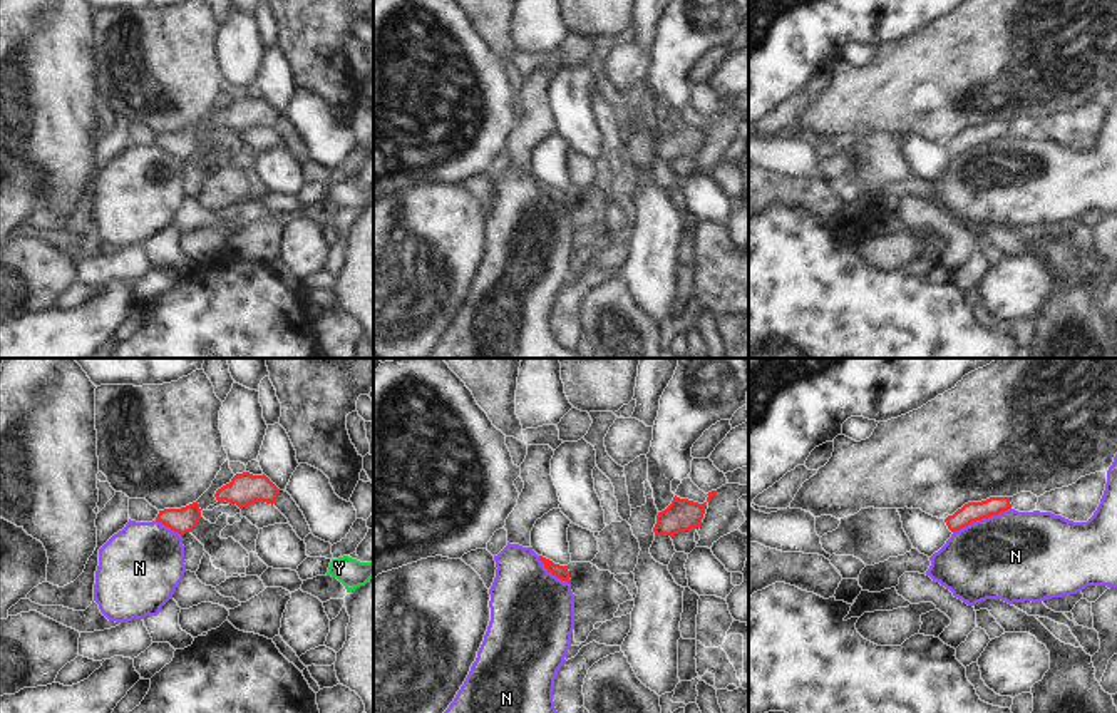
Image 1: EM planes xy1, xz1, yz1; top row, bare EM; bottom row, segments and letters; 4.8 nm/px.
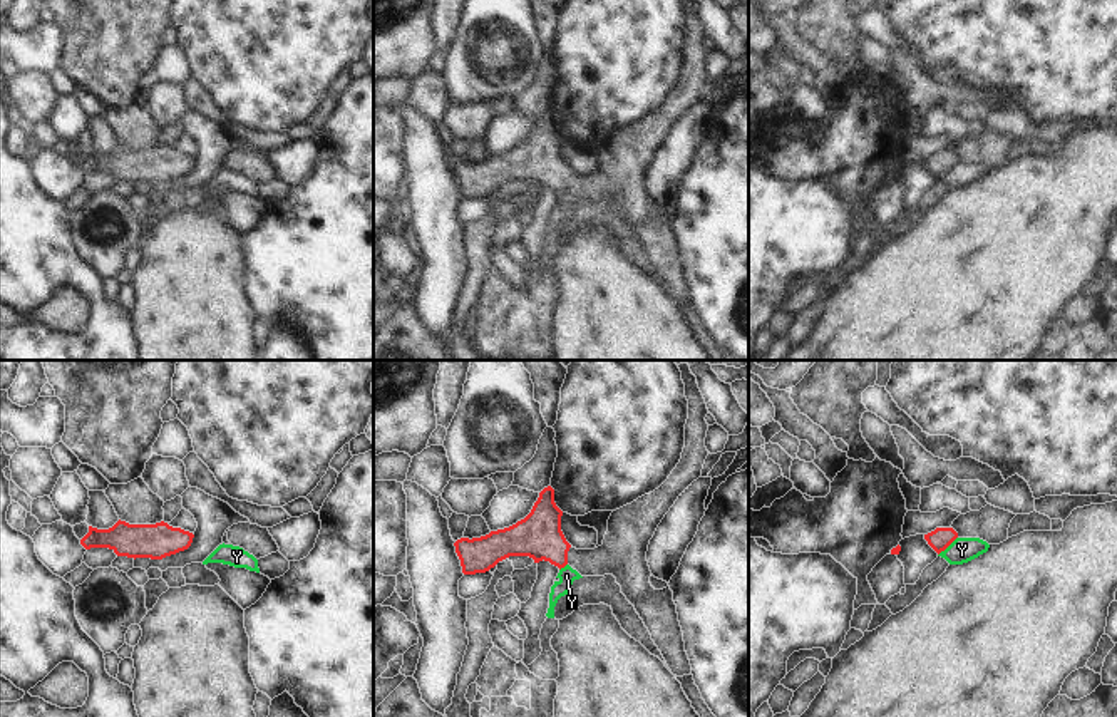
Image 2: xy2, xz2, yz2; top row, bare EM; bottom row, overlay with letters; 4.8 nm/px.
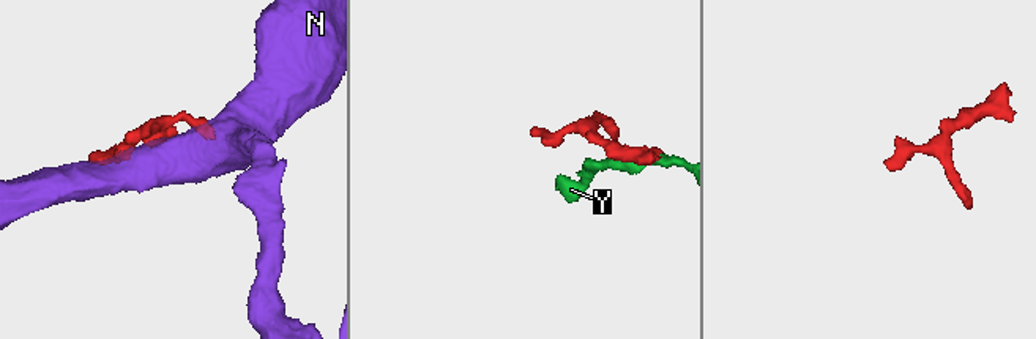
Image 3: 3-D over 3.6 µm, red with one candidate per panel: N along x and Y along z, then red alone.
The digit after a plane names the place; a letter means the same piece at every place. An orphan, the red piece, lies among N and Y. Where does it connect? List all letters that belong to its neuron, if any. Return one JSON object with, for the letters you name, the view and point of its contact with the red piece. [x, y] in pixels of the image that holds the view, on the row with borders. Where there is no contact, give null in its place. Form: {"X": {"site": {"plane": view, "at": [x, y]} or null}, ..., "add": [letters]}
{"add": []}

